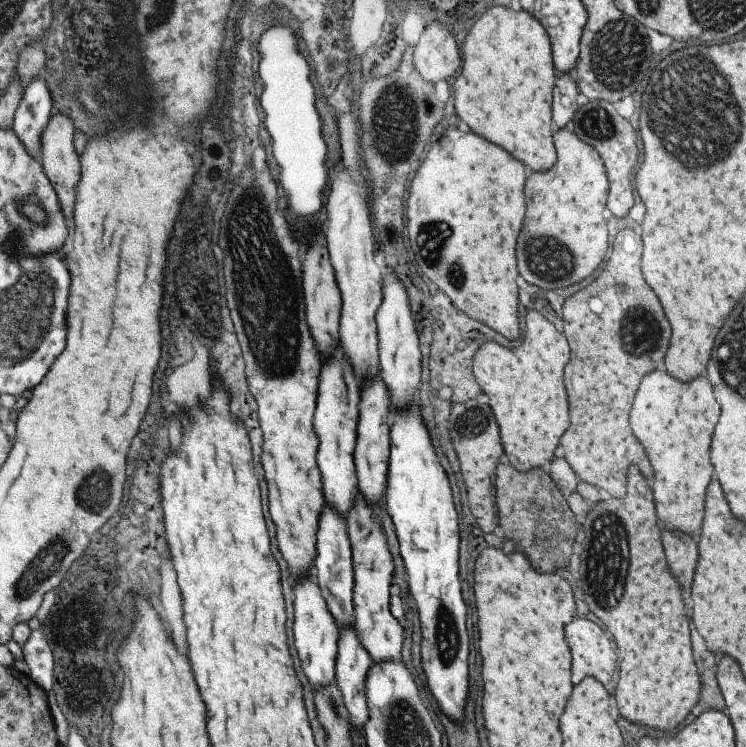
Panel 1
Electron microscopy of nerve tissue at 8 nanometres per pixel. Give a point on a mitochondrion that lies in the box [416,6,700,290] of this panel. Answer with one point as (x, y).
(617, 55)

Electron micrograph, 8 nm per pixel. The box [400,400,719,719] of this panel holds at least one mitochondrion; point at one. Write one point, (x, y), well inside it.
(607, 556)

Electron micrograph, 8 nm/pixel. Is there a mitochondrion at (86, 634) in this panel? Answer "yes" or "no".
no

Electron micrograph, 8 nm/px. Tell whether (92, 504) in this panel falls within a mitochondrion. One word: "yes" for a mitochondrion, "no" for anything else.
yes

